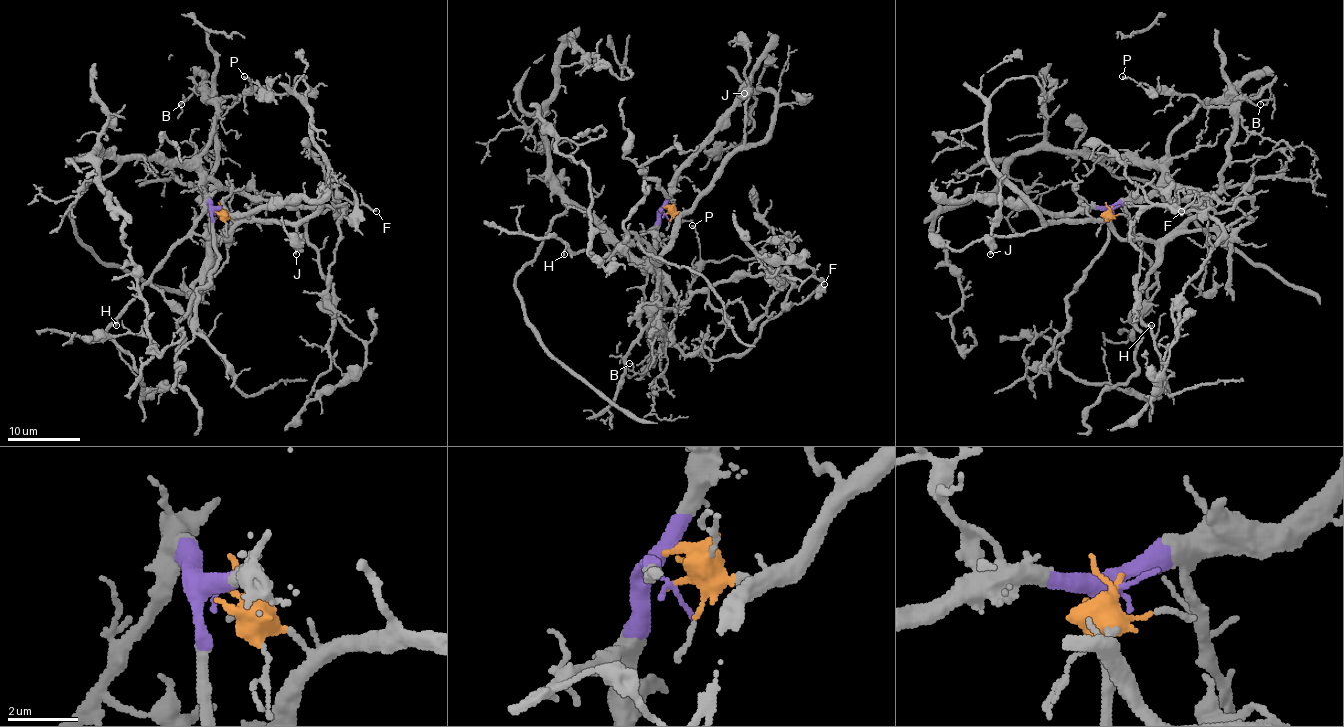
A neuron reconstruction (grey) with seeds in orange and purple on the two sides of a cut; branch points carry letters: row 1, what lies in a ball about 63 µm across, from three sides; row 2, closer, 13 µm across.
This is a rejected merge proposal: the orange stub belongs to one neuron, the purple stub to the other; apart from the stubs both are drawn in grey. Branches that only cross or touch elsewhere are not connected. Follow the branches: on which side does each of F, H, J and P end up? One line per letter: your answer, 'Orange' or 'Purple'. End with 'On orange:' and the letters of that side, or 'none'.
F: Orange
H: Purple
J: Orange
P: Orange
On orange: F, J, P

